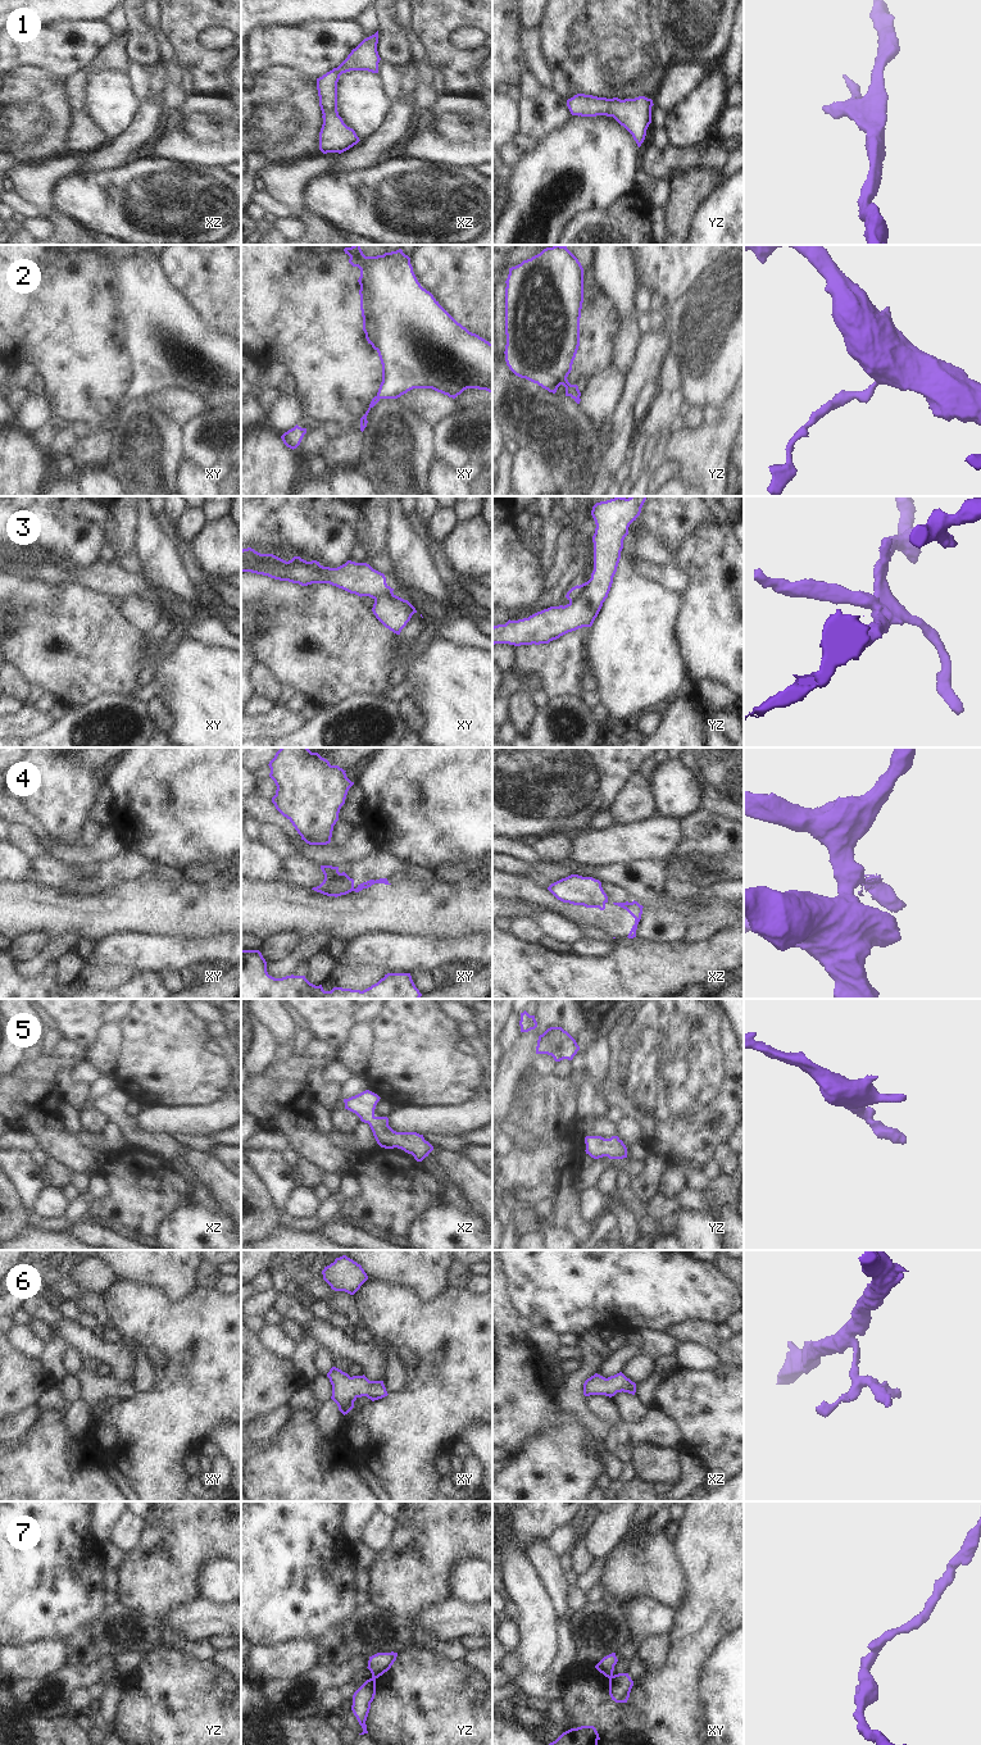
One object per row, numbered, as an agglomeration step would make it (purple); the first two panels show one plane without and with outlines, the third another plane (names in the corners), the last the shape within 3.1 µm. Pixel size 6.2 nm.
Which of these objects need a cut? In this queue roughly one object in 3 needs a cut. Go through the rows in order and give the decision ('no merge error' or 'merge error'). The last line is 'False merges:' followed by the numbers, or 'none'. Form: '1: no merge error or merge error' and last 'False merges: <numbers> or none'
1: no merge error
2: no merge error
3: merge error
4: merge error
5: no merge error
6: no merge error
7: merge error
False merges: 3, 4, 7

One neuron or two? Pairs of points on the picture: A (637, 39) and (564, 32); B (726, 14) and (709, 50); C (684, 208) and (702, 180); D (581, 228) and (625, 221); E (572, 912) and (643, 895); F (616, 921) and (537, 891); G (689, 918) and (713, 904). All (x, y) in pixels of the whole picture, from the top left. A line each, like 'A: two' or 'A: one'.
A: one
B: one
C: one
D: one
E: two
F: one
G: one

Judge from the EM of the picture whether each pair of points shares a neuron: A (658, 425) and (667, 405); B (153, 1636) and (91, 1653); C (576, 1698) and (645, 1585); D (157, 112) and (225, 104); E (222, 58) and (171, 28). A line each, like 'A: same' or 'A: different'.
A: same
B: same
C: different
D: different
E: same

